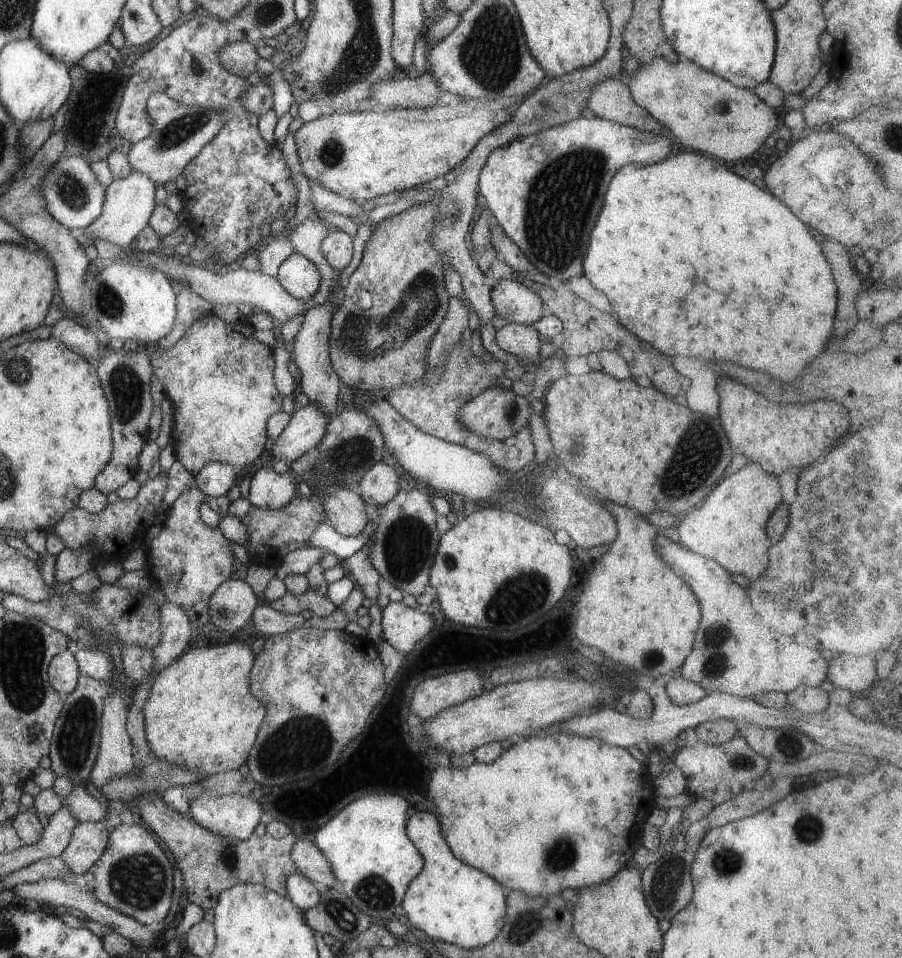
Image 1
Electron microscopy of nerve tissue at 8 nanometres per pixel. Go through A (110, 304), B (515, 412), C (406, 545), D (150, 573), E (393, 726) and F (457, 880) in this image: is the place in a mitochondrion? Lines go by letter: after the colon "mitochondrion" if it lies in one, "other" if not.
A: mitochondrion
B: mitochondrion
C: mitochondrion
D: other
E: other
F: other

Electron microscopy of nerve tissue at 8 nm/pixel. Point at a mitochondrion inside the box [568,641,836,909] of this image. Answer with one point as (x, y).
(809, 828)

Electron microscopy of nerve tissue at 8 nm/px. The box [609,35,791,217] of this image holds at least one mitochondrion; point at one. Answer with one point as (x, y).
(721, 108)

